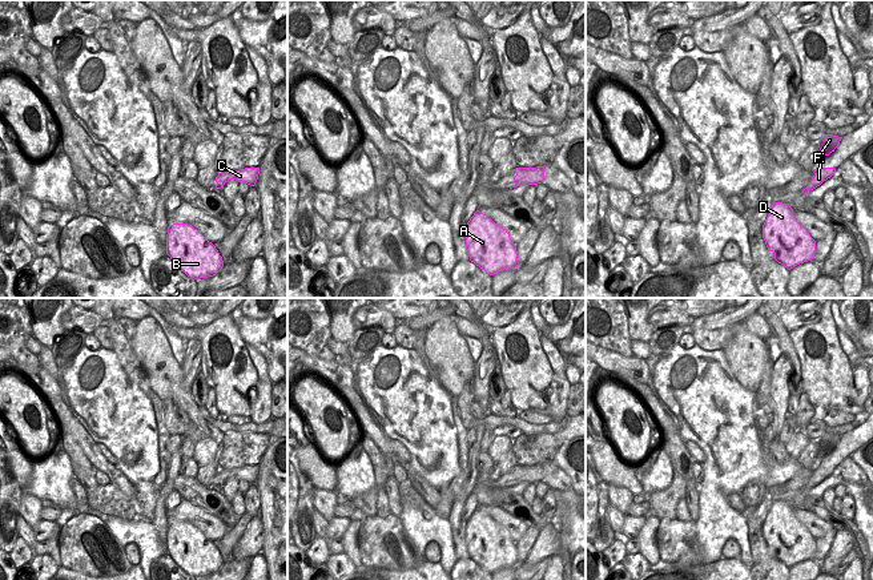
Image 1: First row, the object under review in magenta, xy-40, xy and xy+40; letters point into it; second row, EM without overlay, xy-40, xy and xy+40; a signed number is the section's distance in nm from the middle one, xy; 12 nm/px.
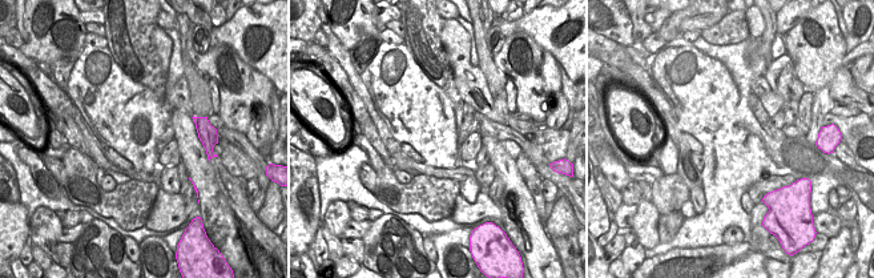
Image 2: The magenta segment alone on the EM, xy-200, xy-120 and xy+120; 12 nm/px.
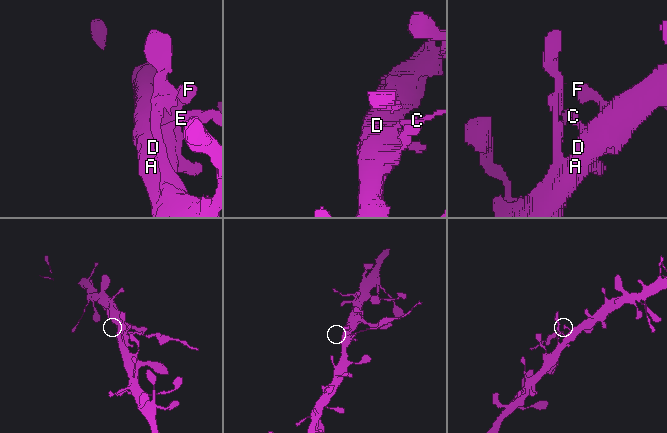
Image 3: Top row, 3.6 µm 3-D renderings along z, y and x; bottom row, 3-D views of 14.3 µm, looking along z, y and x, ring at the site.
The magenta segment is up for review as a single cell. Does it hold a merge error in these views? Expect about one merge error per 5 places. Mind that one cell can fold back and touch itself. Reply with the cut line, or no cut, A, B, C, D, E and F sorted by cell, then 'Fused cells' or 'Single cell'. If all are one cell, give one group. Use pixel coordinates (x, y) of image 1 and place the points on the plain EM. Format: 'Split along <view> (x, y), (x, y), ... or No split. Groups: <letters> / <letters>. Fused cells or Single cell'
Split along xy+40 (808, 482), (812, 487). Groups: A B D F / C E. Fused cells.

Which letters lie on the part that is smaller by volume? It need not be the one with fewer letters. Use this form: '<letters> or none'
C, E

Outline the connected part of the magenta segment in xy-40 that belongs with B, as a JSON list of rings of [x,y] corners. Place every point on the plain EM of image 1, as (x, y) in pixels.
[[[188,521],[169,523],[166,552],[181,569],[194,577],[213,575],[224,564],[216,544]]]

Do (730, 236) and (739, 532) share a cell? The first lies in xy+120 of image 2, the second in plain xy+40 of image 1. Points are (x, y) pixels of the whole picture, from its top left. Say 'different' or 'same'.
different

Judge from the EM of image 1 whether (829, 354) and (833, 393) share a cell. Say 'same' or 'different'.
same

